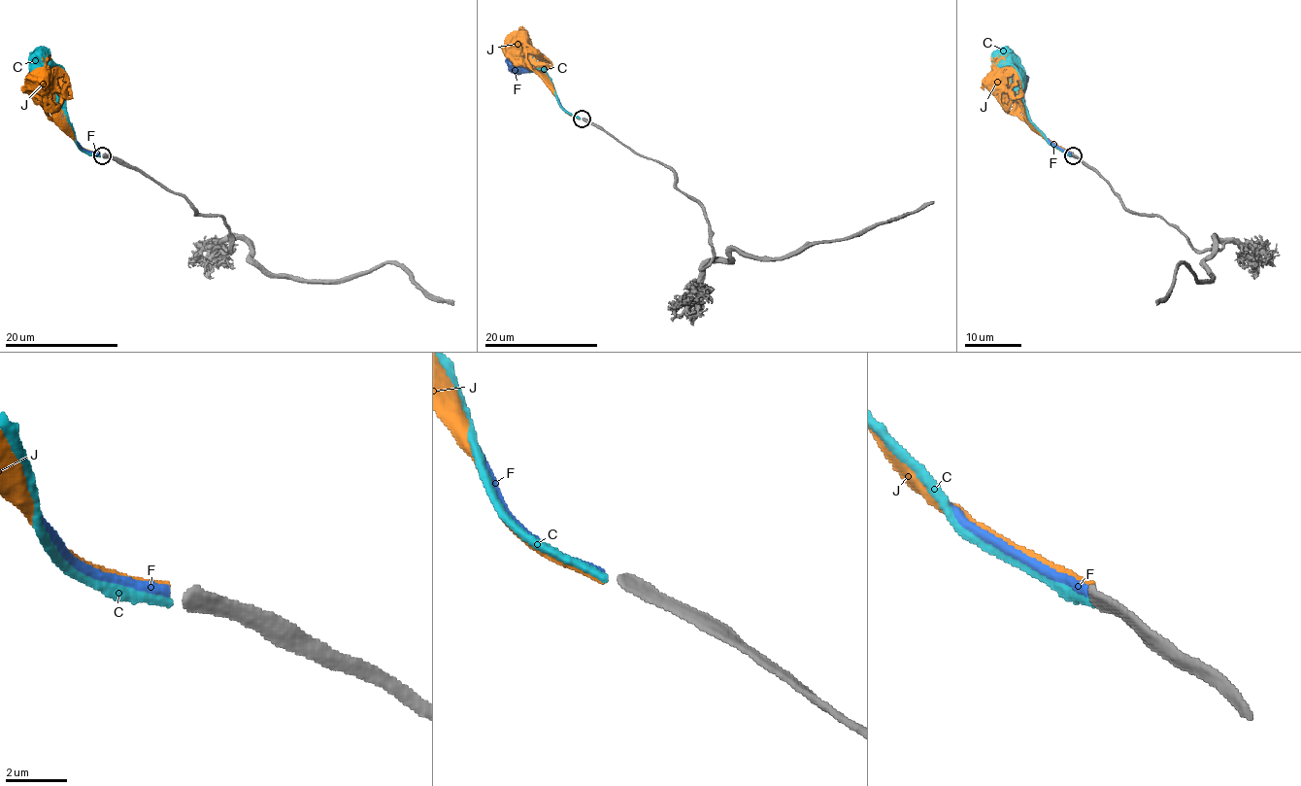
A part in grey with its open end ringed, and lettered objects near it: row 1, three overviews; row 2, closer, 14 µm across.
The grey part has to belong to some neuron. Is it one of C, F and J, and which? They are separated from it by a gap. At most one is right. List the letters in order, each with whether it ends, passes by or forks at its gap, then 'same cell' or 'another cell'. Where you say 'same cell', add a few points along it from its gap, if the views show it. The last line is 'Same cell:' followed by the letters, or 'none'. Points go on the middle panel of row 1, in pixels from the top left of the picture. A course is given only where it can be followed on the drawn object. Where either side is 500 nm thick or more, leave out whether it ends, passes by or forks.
C: it ends; another cell
F: it ends; another cell
J: it ends; same cell; course (580, 118), (570, 116), (559, 104), (554, 89), (521, 58), (523, 49), (530, 42), (524, 43)
Same cell: J

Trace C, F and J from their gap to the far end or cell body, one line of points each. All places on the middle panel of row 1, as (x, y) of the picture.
C: (580, 118), (565, 110), (543, 68), (521, 51)
F: (580, 118), (561, 105), (546, 77), (530, 68), (521, 68), (517, 63)
J: (580, 118), (570, 116), (559, 104), (554, 89), (521, 58), (523, 49), (530, 42), (524, 43)

